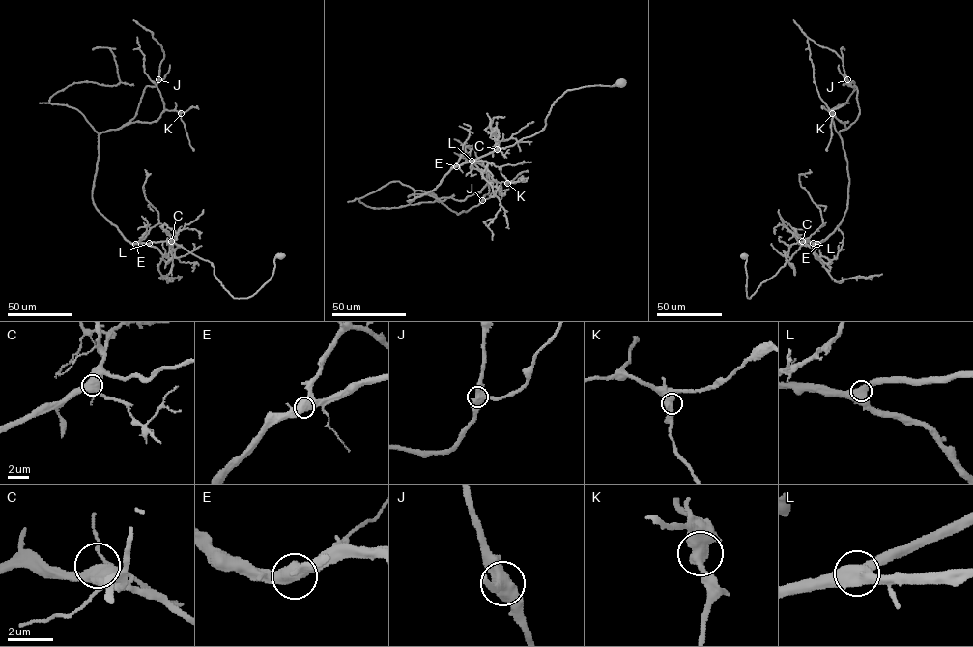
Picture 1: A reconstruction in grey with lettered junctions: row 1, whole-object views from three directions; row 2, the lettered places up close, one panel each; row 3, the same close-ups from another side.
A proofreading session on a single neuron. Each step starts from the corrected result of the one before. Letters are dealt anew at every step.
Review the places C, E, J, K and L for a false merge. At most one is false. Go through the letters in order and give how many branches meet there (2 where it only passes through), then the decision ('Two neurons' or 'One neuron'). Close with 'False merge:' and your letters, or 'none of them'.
C: Branches: 3. One neuron
E: Branches: 3. One neuron
J: Branches: 3. One neuron
K: Branches: 2. One neuron
L: Branches: 3. One neuron
False merge: none of them

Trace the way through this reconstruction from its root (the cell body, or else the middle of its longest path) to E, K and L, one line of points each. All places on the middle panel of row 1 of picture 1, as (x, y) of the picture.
E: (621, 82), (615, 86), (567, 90), (552, 105), (542, 131), (512, 145), (498, 148), (456, 166)
K: (621, 82), (567, 90), (542, 131), (456, 165), (407, 201), (417, 191), (464, 200), (489, 180), (507, 183)
L: (621, 82), (615, 86), (567, 90), (552, 105), (542, 131), (472, 161)

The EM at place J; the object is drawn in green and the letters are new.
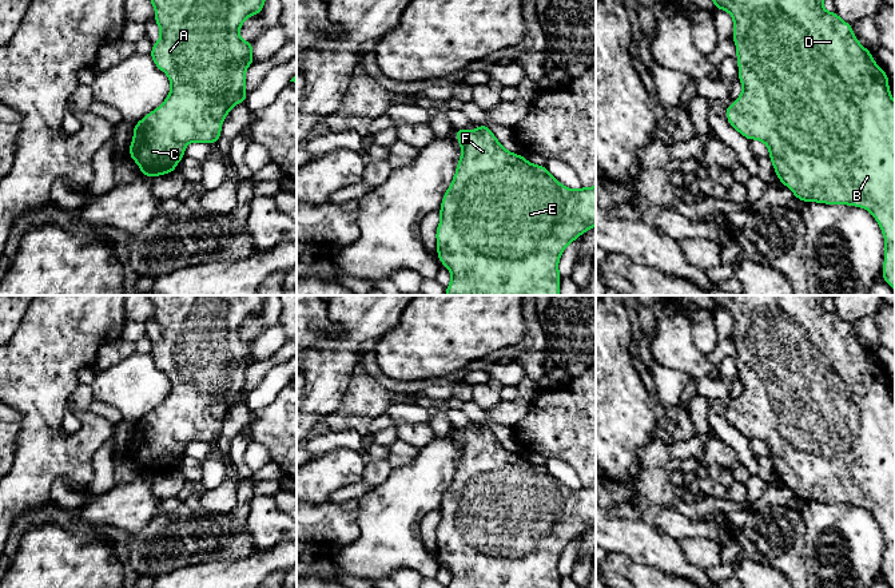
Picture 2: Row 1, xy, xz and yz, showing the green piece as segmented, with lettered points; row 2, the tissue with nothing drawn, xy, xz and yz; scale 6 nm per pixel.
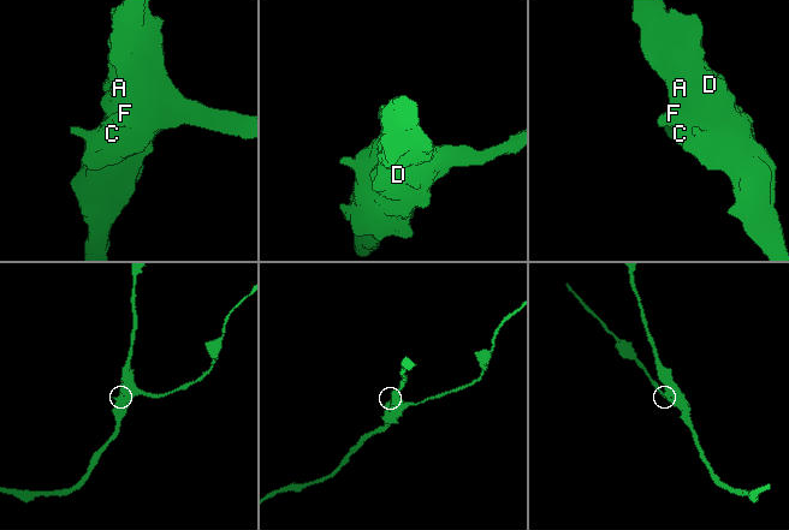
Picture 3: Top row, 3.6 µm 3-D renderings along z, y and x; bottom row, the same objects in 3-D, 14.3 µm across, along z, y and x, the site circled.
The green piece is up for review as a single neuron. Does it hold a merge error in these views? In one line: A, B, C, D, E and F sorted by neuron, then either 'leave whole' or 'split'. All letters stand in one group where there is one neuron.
groups A B C D E F; leave whole

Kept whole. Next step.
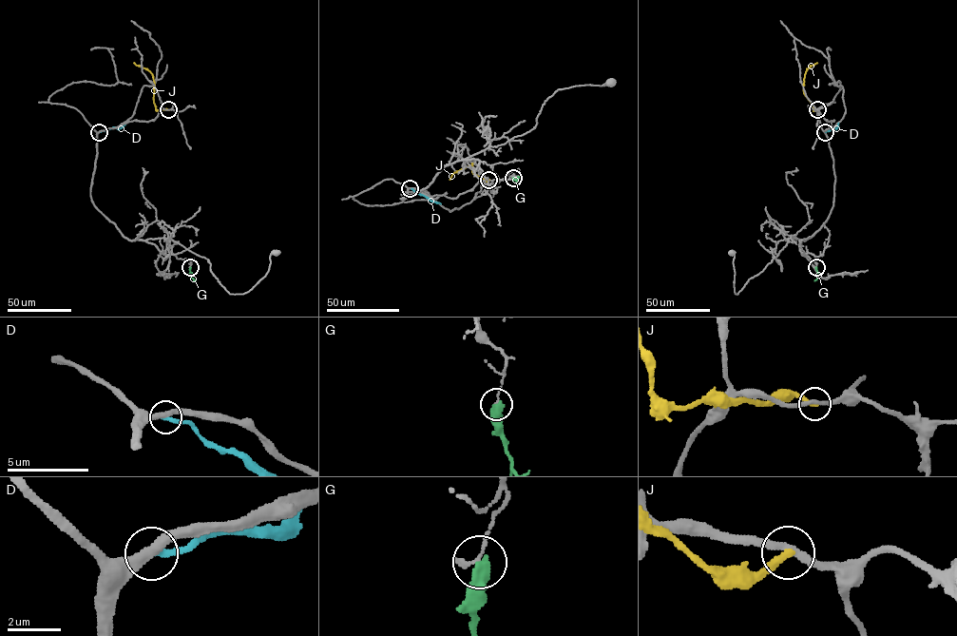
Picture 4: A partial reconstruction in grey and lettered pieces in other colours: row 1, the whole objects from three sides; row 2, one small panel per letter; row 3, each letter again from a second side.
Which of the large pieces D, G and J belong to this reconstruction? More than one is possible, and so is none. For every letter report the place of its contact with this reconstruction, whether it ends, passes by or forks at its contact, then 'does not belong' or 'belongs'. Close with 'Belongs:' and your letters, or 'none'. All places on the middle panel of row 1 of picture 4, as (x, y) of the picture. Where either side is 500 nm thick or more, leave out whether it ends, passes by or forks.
D: meets grey at (410, 188); it ends there; does not belong
G: meets grey at (513, 178); does not belong
J: meets grey at (488, 180); it ends there; does not belong
Belongs: none

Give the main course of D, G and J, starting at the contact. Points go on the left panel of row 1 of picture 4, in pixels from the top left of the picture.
D: (99, 132), (120, 128), (125, 123)
G: (190, 267), (194, 280)
J: (168, 109), (156, 108), (152, 74), (133, 63)

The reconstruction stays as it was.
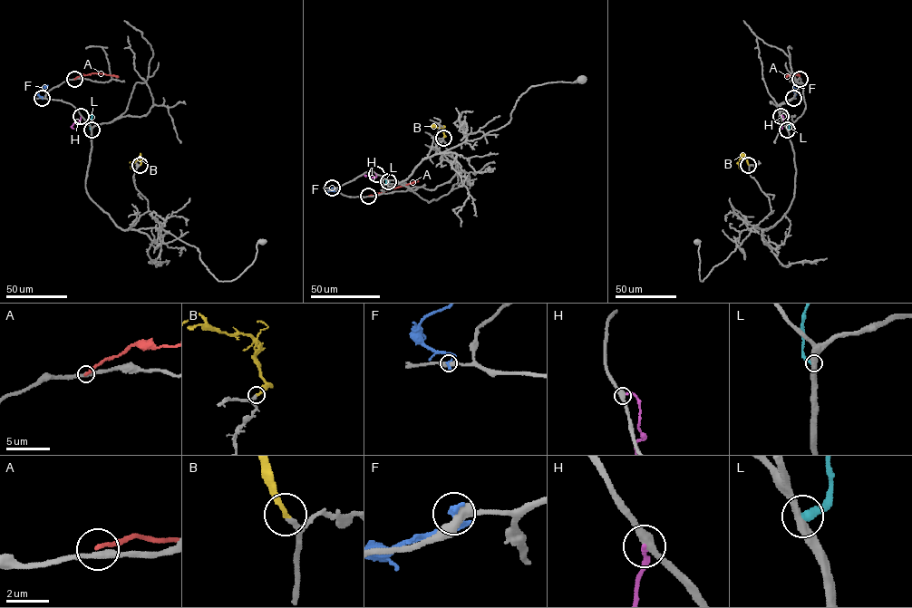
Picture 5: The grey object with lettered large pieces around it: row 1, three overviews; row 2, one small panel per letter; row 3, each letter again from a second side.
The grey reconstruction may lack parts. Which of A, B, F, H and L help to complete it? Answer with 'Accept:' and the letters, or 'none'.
Accept: B

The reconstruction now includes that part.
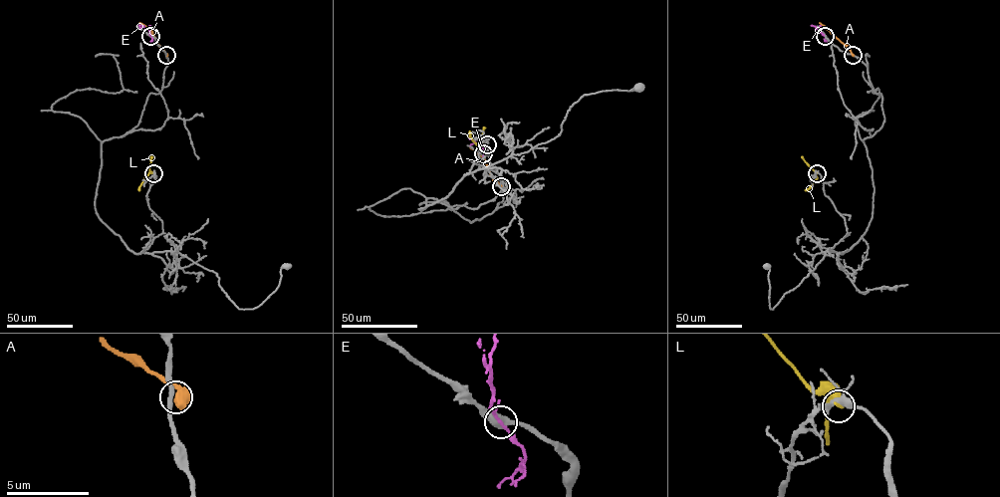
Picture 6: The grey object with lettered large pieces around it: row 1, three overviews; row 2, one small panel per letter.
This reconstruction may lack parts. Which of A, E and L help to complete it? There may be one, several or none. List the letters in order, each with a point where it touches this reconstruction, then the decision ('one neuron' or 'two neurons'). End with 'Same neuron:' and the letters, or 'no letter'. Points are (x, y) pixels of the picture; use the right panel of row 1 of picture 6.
A: (853, 55) | two neurons
E: (825, 36) | two neurons
L: (817, 173) | two neurons
Same neuron: no letter

